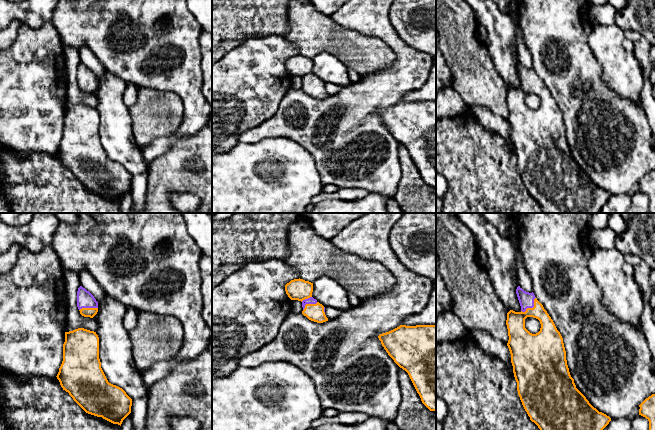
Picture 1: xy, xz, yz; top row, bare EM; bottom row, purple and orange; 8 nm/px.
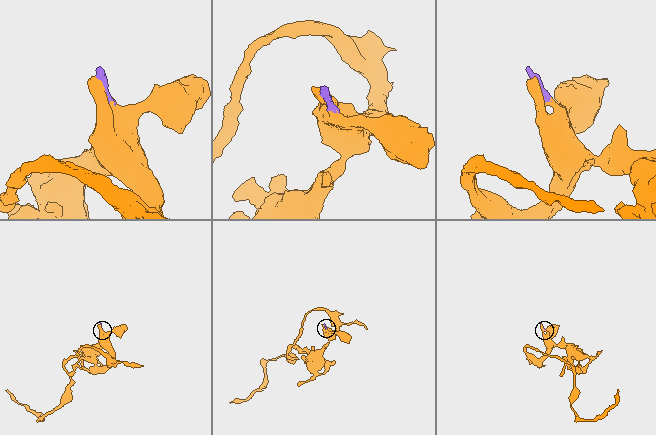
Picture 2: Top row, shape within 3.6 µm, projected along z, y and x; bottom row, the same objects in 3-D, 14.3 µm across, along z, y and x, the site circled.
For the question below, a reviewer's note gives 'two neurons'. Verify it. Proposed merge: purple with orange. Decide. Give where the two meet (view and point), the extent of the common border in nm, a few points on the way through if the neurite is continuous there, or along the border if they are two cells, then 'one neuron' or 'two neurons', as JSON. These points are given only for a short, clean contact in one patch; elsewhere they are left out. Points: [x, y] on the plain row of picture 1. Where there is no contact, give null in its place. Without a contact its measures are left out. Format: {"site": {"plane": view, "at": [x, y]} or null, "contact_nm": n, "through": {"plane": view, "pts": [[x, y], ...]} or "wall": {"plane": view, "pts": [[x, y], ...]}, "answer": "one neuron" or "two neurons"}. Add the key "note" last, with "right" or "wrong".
{"site": {"plane": "yz", "at": [532, 83]}, "contact_nm": 170, "answer": "one neuron", "note": "wrong"}

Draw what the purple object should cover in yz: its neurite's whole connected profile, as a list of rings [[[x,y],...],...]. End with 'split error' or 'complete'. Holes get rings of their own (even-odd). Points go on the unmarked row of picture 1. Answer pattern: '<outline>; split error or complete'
[[[518,62],[516,70],[521,87],[510,86],[507,89],[507,122],[518,171],[530,196],[538,202],[543,213],[599,213],[611,194],[594,184],[576,164],[567,141],[563,114],[534,69],[526,68]],[[527,93],[540,97],[538,109],[532,110],[525,104]]]; split error

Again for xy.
[[[80,62],[77,67],[77,83],[84,93],[93,94],[98,88],[98,78],[85,64]]]; split error

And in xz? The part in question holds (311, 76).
[[[294,55],[285,61],[285,67],[291,76],[302,78],[302,90],[309,96],[323,99],[328,97],[325,83],[312,73],[313,59],[303,55]]]; split error

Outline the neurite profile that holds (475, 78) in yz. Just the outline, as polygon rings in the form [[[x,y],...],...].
[[[436,0],[436,30],[439,47],[453,76],[453,88],[467,107],[488,108],[508,119],[507,87],[499,76],[485,43],[476,37],[477,22],[464,0]]]

